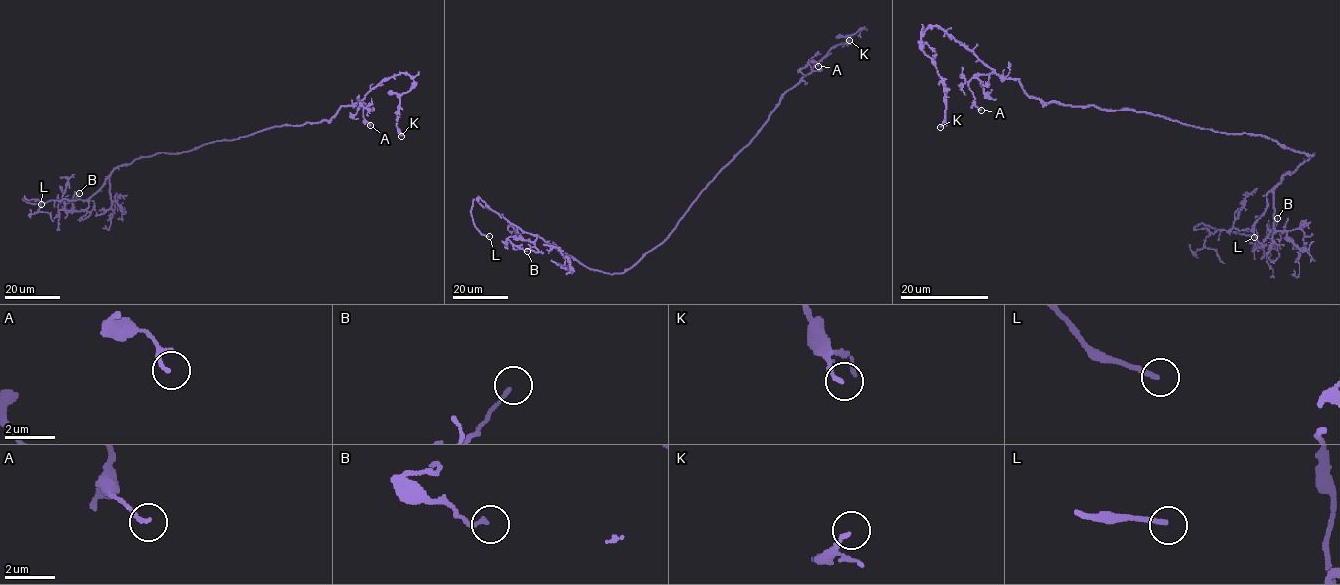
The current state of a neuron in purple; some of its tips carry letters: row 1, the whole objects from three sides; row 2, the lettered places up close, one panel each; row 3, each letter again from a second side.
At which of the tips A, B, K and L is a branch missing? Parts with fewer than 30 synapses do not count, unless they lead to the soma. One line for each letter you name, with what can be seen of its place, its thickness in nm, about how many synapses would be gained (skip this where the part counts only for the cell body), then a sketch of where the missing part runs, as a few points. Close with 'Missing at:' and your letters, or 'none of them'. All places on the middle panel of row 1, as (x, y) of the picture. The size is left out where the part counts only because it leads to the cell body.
L: place (489, 236); calibre 190 nm; course (489, 236), (502, 249), (513, 272)
Missing at: L

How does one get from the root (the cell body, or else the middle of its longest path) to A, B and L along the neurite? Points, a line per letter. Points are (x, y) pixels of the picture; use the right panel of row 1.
A: (1209, 129), (1133, 110), (1044, 102), (1030, 97), (1017, 79), (995, 73), (974, 76), (969, 82), (981, 110)
B: (1209, 129), (1259, 134), (1313, 153), (1267, 194), (1267, 207), (1254, 226), (1262, 246), (1256, 247), (1277, 218)
L: (1209, 129), (1259, 134), (1313, 153), (1267, 194), (1252, 229), (1193, 229), (1204, 223), (1254, 237)

